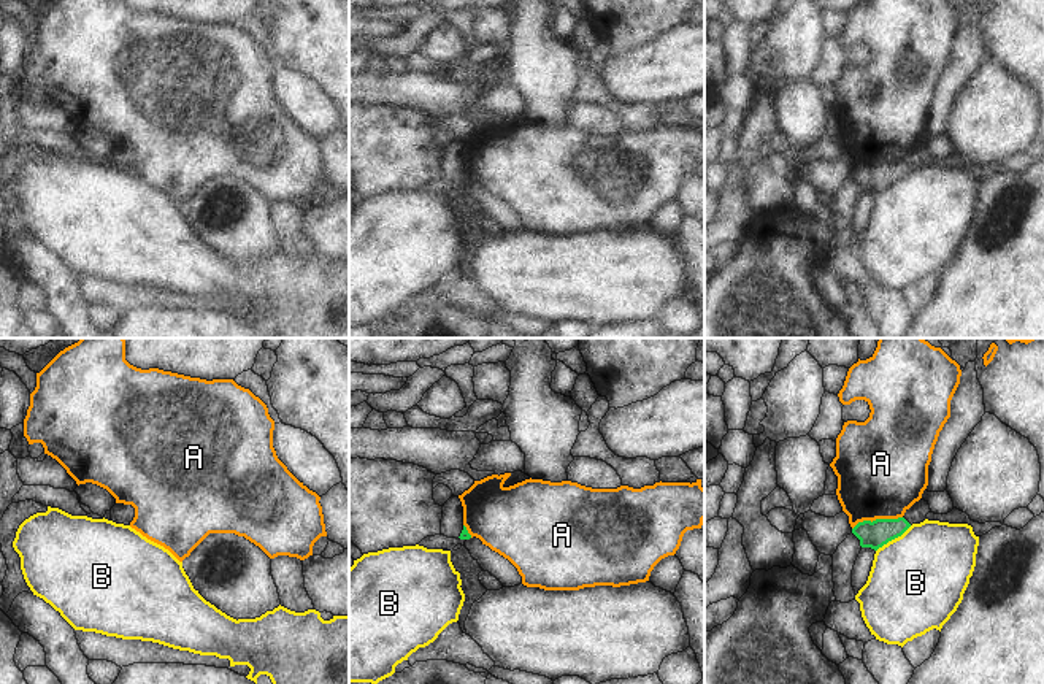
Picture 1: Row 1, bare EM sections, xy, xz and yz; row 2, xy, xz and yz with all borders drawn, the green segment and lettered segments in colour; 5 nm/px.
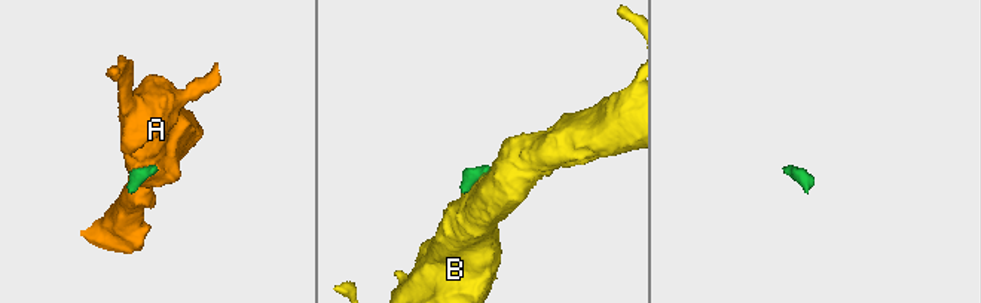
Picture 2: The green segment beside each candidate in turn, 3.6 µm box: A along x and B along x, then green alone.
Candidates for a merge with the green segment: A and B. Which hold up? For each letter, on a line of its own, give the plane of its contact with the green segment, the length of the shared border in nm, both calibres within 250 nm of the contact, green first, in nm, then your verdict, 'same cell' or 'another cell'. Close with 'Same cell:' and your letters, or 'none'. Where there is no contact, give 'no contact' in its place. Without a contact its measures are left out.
A: meets green in yz; contact 260 nm long; 140 nm thick on the green side, 460 nm on the other; another cell
B: meets green in yz; contact 220 nm long; 140 nm thick on the green side, 480 nm on the other; another cell
Same cell: none

